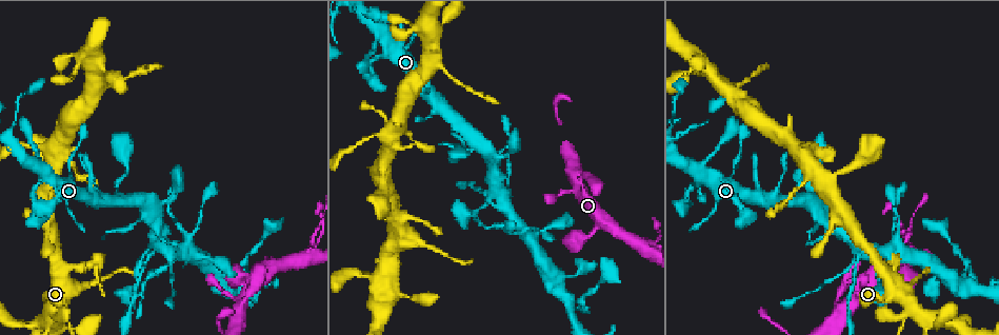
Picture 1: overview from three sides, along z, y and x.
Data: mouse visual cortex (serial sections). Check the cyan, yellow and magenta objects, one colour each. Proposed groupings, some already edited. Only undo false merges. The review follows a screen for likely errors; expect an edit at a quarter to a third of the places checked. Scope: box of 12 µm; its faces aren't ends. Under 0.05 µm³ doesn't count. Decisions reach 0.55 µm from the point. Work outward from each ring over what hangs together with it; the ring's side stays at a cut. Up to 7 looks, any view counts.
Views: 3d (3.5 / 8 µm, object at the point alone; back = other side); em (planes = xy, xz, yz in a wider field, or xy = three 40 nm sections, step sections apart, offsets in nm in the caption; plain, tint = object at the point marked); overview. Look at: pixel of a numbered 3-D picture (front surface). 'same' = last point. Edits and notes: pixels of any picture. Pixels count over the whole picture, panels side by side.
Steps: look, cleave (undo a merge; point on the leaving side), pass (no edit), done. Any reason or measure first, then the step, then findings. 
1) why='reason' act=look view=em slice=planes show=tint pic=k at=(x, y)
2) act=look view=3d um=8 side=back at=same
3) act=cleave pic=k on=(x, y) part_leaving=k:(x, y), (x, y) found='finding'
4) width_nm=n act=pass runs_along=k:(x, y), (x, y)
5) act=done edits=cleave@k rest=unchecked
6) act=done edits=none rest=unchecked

why='looks like a crossing' act=look view=3d um=3.5 pic=1 at=(160, 245)

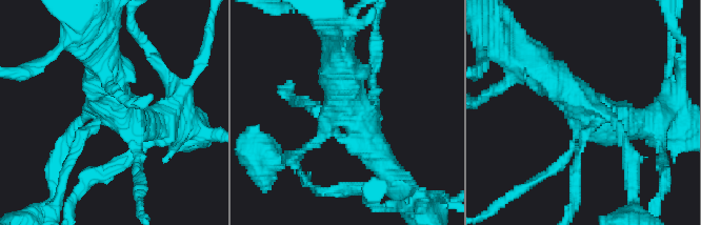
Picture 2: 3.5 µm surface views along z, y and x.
why='shape alone is not enough' act=look view=em slice=xy step=1 show=tint pic=2 at=(578, 101)

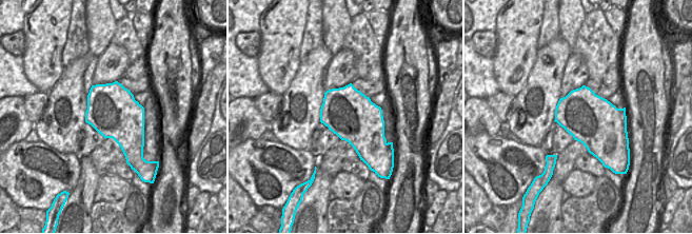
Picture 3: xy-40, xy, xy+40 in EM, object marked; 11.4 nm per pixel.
act=cleave pic=2 on=(73, 150) part_leaving=2:(593, 125), (579, 145), (572, 209) found='a second cell is stuck on'

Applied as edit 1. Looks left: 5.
why='narrows sharply' act=look view=3d um=3.5 pic=1 at=(246, 275)

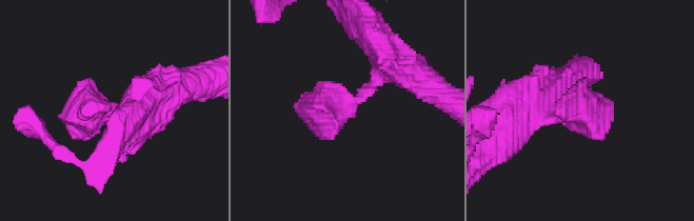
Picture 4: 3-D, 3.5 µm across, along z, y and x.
why='now the EM' act=look view=em slice=xy step=1 show=tint pic=4 at=(355, 103)

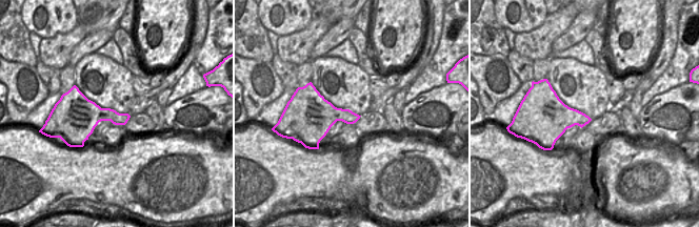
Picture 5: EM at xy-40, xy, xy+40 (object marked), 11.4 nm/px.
act=pass runs_along=4:(376, 46), (379, 79), (312, 129) found='one cell here'

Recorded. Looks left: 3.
why='sharp bend' act=look view=3d um=3.5 pic=1 at=(240, 303)

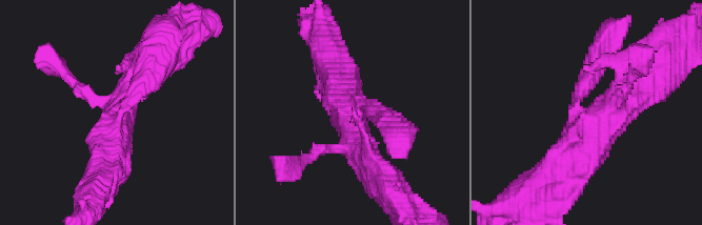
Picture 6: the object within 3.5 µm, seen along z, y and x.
arms=4 arm_widths_nm=150,300,350,500 act=look view=em slice=xy step=5 show=tint pic=6 at=(594, 119)

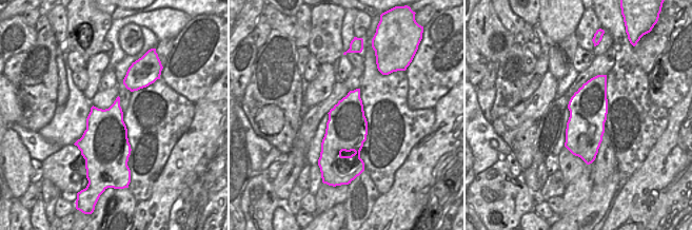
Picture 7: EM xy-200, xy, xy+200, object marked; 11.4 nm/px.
act=pass runs_along=6:(640, 74), (552, 174) found='all the same cell'

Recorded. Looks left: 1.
act=done edits=cleave@2 rest=unchecked

